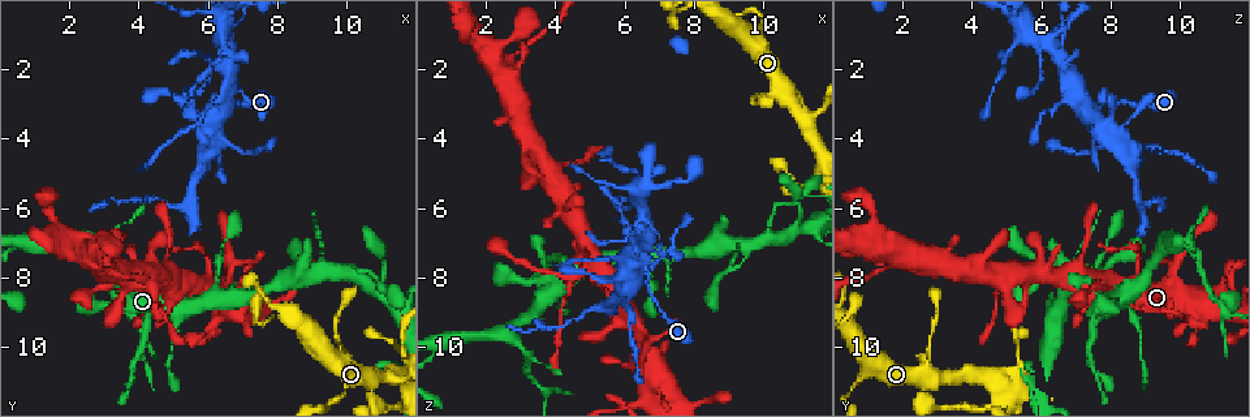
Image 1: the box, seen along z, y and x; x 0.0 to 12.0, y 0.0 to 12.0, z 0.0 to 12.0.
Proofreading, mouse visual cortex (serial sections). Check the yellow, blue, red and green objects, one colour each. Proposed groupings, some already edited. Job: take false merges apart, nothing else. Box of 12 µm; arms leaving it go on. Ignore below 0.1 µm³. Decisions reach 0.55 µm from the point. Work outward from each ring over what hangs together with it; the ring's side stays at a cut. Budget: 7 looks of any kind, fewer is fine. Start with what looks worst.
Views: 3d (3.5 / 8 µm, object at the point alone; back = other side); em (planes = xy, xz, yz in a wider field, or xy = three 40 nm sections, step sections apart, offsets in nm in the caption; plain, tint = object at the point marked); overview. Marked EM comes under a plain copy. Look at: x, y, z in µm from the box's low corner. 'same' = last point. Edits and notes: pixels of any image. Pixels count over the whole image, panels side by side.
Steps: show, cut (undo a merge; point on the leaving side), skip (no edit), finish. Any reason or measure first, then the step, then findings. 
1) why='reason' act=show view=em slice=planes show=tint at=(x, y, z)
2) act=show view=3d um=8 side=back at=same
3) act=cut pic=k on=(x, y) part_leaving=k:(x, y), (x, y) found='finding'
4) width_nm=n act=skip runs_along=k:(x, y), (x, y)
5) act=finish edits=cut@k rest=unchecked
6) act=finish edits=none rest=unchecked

why='looks like a crossing' act=show view=3d um=3.5 at=(6.4, 3.2, 7.6)

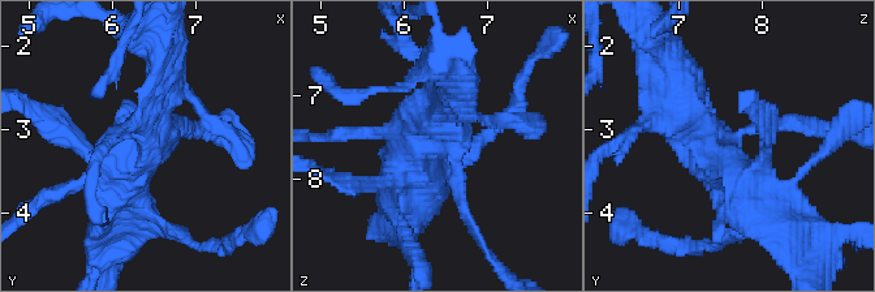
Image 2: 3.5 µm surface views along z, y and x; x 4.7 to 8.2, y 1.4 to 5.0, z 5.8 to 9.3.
act=show view=em slice=xy step=3 show=tint at=(6.50, 3.15, 7.55)

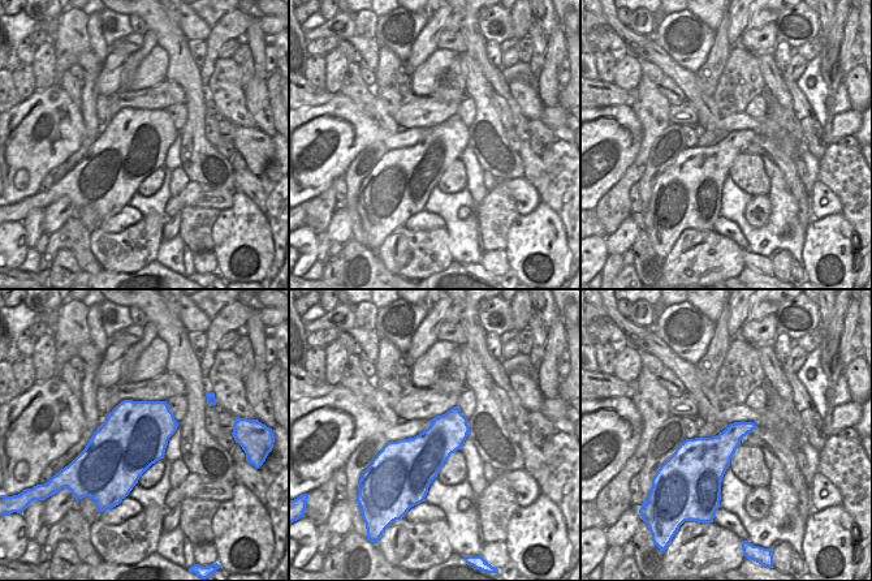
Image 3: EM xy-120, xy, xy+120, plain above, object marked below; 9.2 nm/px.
arms=4 arm_widths_nm=150,300,400,500 act=skip runs_along=2:(797, 121), (714, 141), (680, 81) found='all the same cell'

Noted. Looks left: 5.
act=show view=3d um=8 side=back at=(2.5, 7.5, 1.9)

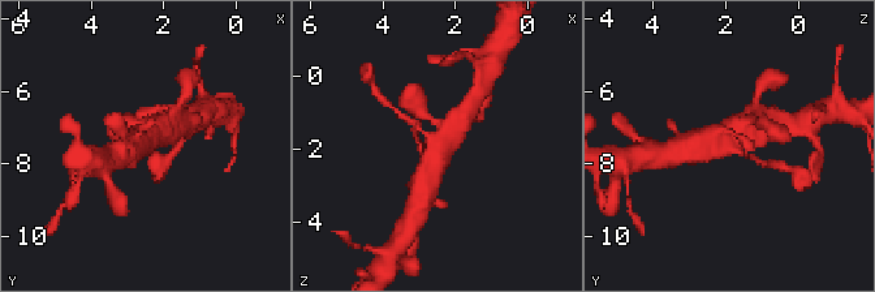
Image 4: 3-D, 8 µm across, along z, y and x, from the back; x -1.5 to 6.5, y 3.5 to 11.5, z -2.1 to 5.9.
why='zoom in' act=show view=3d um=3.5 at=(2.5, 7.5, 2.0)

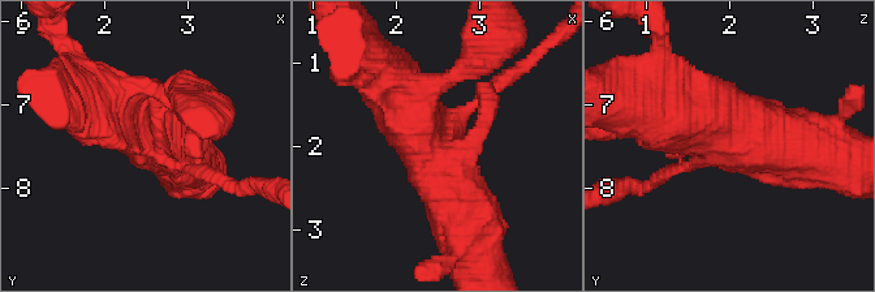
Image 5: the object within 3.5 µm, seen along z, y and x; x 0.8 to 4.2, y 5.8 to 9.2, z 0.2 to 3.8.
act=skip runs_along=5:(466, 244), (466, 210), (402, 104) found='all the same cell'

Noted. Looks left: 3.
why='thin arm on a thick one' act=show view=3d um=3.5 side=back at=(6.6, 1.1, 6.1)

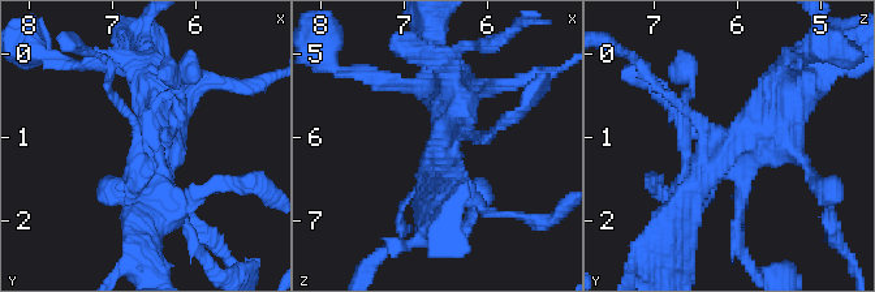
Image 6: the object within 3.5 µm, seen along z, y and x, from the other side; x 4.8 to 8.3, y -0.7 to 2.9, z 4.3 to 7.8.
act=show view=em slice=planes show=tint at=(6.50, 1.15, 6.10)

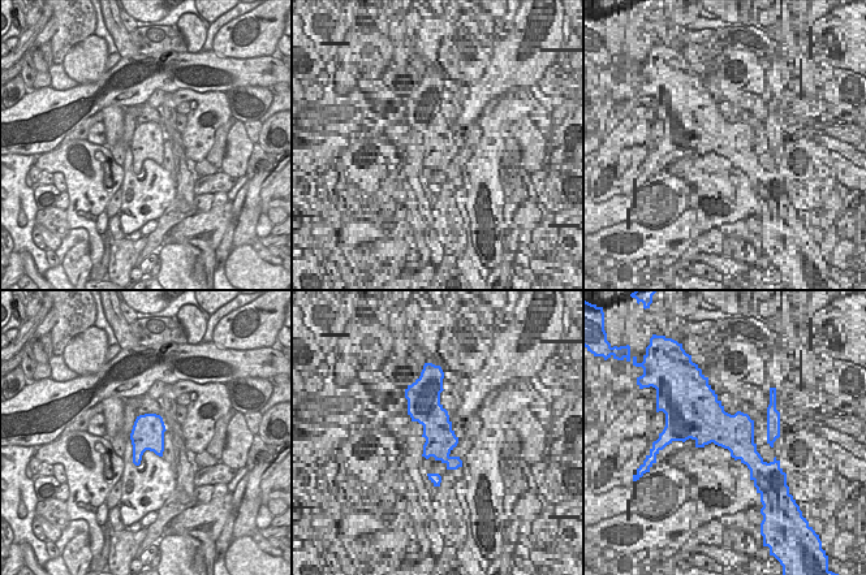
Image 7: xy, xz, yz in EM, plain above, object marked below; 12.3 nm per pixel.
act=skip runs_along=6:(679, 217), (779, 99) found='one cell here'

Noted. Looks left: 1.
act=finish edits=none rest=unchecked

